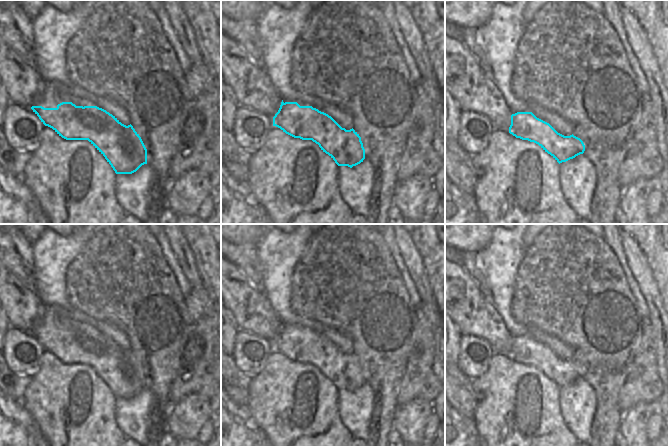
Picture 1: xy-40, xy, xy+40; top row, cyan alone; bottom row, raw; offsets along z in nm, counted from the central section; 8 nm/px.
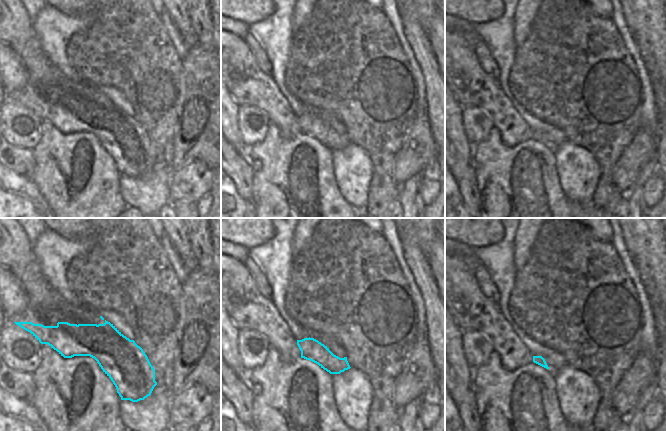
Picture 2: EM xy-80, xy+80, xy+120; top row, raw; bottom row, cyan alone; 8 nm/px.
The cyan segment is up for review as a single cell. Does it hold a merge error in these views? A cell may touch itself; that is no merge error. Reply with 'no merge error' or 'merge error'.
merge error

